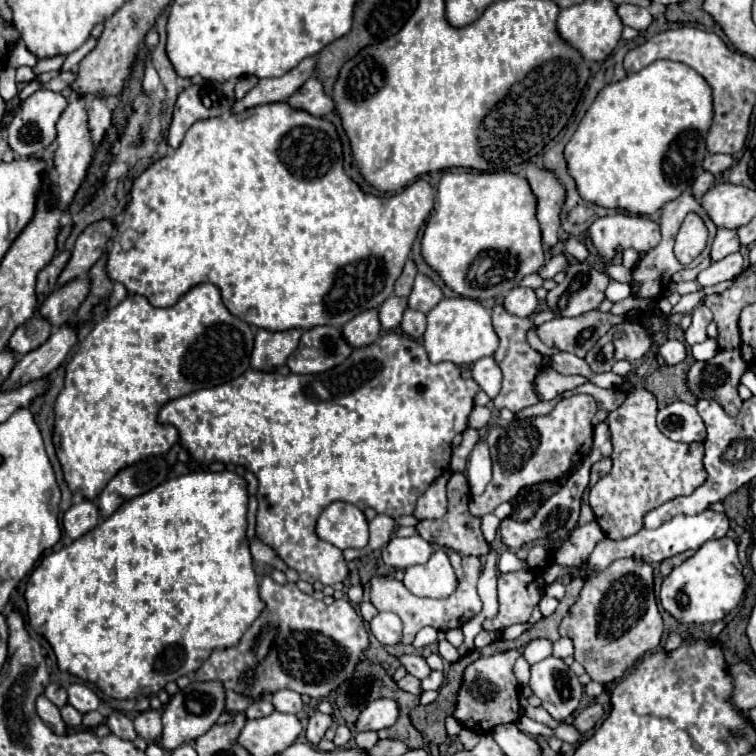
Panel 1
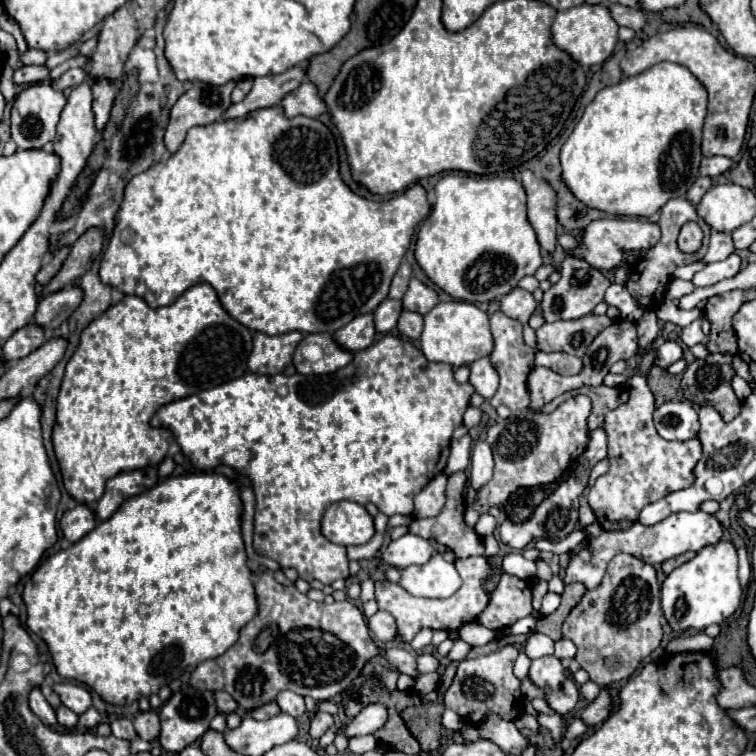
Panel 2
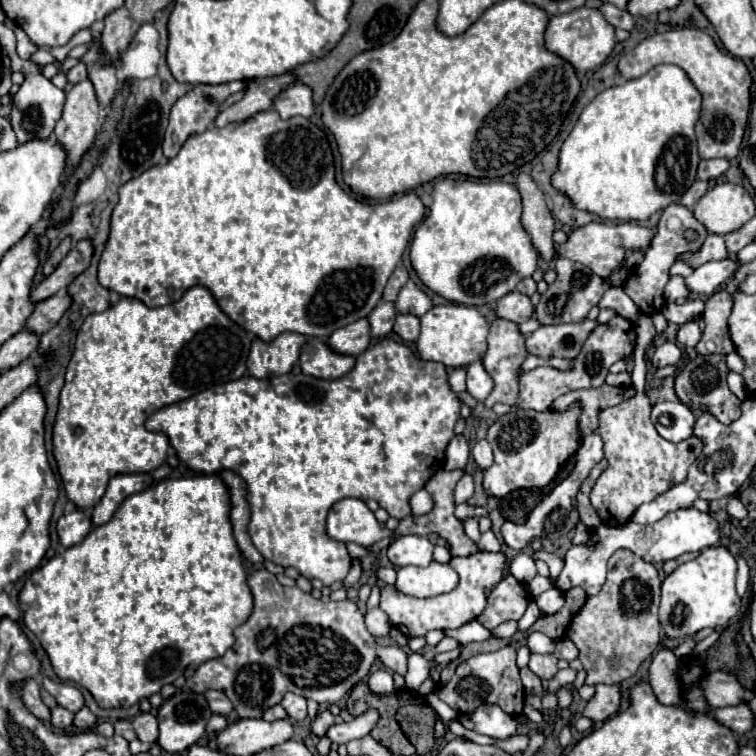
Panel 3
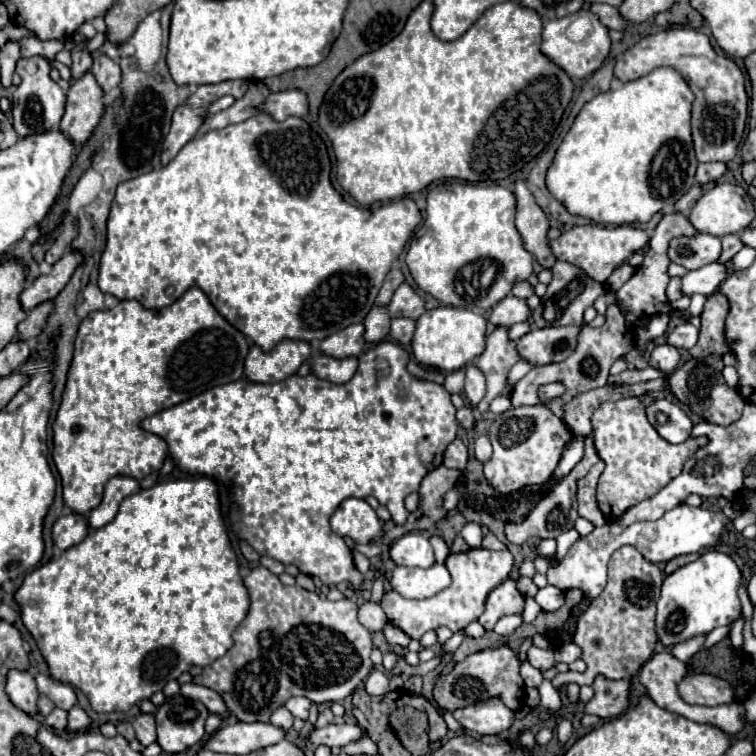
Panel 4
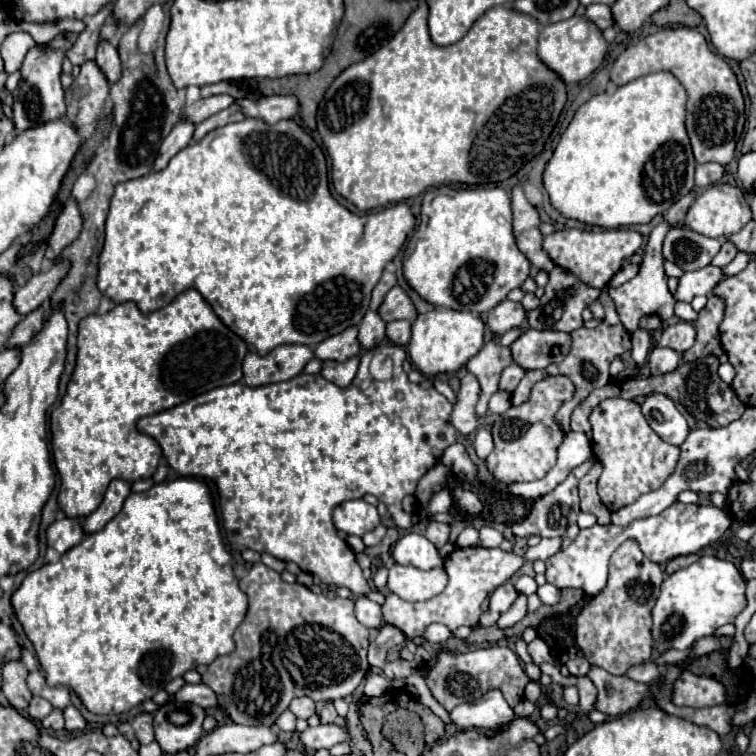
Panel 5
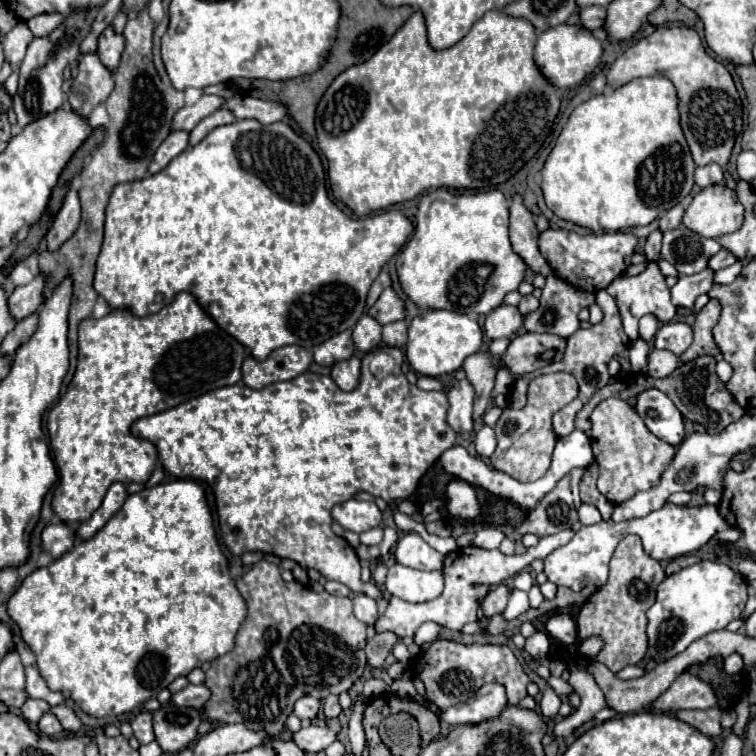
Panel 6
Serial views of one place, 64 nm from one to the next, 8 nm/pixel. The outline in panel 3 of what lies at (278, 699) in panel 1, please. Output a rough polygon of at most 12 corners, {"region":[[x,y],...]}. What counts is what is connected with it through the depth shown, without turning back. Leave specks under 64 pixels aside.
{"region":[[288,692],[282,706],[288,716],[302,722],[306,718],[306,698]]}

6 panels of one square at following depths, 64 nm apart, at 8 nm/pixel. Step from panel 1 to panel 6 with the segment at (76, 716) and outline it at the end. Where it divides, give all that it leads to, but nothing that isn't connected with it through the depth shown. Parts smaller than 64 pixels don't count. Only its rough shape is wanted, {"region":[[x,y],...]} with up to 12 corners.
{"region":[[44,714],[38,730],[44,736],[62,732],[56,716]]}

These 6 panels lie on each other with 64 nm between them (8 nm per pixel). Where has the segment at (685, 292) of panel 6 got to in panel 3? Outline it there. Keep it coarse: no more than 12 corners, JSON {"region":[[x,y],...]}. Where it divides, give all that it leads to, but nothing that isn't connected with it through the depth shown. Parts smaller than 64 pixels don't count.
{"region":[[736,258],[708,262],[684,280],[690,292],[712,296],[738,268]]}

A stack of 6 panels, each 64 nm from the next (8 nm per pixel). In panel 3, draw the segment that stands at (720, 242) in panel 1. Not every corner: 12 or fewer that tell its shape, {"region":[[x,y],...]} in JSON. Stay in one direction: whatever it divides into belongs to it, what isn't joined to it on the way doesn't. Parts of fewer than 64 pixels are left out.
{"region":[[708,234],[700,250],[680,254],[698,268],[728,256],[724,238]]}

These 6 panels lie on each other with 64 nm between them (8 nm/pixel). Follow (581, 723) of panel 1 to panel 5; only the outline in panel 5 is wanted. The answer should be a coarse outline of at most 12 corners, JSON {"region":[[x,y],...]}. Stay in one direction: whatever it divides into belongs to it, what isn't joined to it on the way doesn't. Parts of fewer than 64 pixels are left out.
{"region":[[590,666],[596,710],[620,716],[654,692],[648,684]]}

